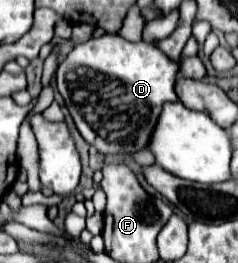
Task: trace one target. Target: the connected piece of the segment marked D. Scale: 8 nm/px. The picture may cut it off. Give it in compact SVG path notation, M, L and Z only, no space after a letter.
M101 35L75 45L65 55L65 59L59 63L55 73L55 87L61 93L65 107L69 109L75 121L77 131L83 135L83 139L89 145L95 145L97 151L101 153L121 153L121 151L133 153L147 147L163 103L177 101L175 95L177 71L179 65L151 43L145 41L133 43L119 35Z

